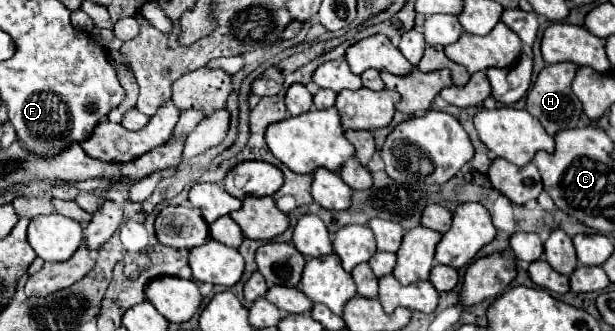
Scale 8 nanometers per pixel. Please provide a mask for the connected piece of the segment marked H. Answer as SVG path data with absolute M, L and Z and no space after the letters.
M571 62L549 64L539 72L533 88L527 94L527 104L525 104L527 112L531 116L535 116L543 124L547 134L551 134L551 136L555 132L563 130L563 128L575 128L577 122L579 122L579 116L583 112L583 106L581 106L579 98L573 94L573 88L571 88L575 72L577 72L577 66L571 64Z

